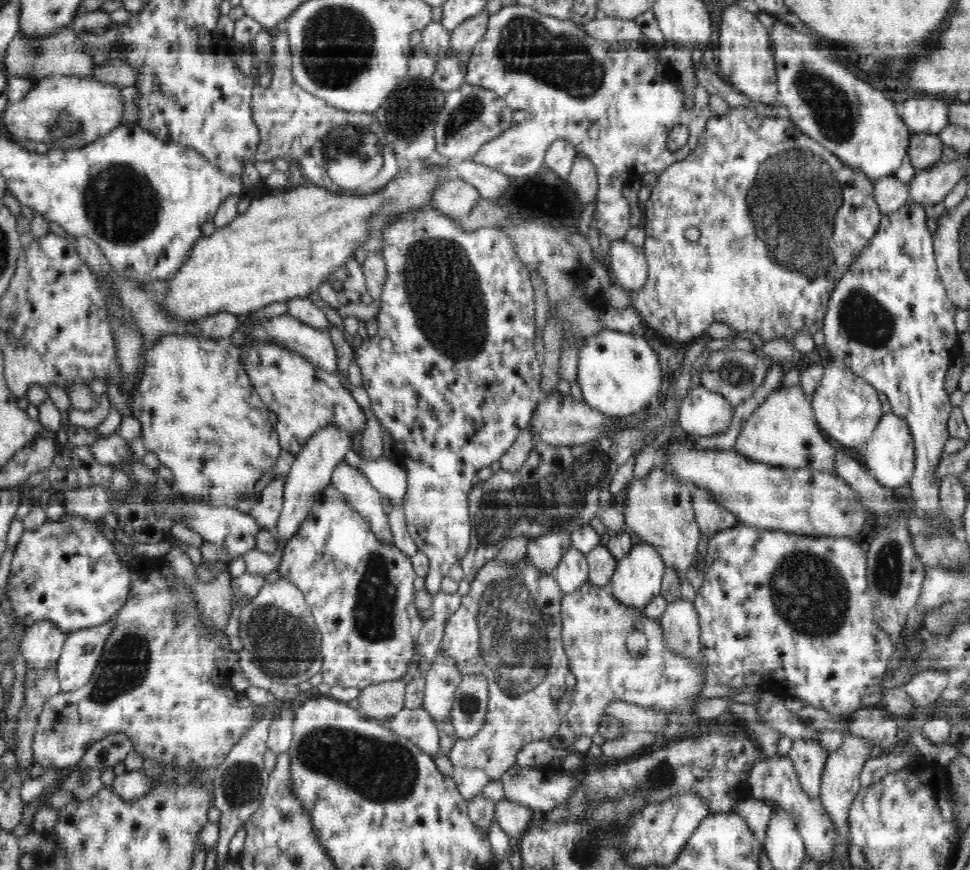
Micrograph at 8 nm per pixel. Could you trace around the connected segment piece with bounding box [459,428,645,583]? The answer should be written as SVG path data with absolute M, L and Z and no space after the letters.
M637 428L621 430L615 438L602 437L596 442L578 446L554 447L544 441L533 439L534 446L518 470L508 474L505 470L499 469L497 472L492 472L487 480L474 482L467 498L471 520L471 543L459 562L463 568L464 580L471 583L483 564L487 560L496 558L503 544L510 537L528 535L528 538L532 538L552 532L567 532L571 535L572 532L589 523L592 518L596 518L598 511L601 510L598 503L600 492L609 490L616 470L628 462L631 454L638 450L639 454L645 447L641 445L641 440L642 430Z

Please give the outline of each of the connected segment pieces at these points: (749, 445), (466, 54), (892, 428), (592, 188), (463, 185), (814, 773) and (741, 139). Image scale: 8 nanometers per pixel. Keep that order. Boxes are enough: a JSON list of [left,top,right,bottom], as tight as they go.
[[734,384,837,475],[450,7,488,62],[861,413,915,489],[567,154,598,204],[431,179,480,221],[788,738,829,798],[632,107,883,349]]

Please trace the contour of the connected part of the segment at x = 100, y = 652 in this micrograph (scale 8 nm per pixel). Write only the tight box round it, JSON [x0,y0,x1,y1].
[56,621,113,692]

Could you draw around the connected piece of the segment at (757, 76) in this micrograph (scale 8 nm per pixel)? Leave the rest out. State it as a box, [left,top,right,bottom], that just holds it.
[716,4,778,106]

